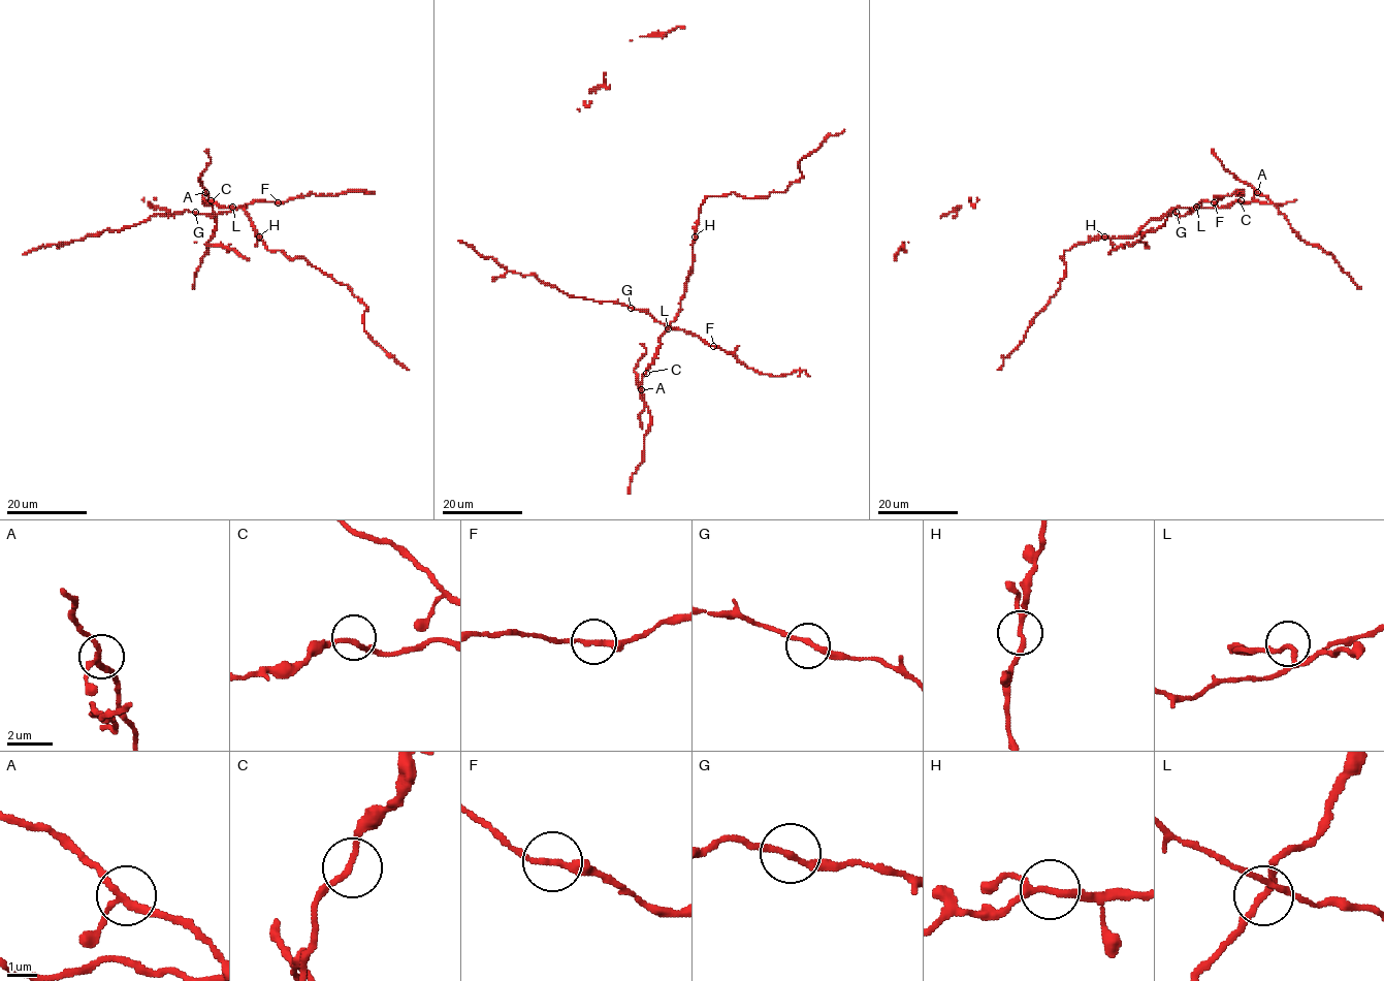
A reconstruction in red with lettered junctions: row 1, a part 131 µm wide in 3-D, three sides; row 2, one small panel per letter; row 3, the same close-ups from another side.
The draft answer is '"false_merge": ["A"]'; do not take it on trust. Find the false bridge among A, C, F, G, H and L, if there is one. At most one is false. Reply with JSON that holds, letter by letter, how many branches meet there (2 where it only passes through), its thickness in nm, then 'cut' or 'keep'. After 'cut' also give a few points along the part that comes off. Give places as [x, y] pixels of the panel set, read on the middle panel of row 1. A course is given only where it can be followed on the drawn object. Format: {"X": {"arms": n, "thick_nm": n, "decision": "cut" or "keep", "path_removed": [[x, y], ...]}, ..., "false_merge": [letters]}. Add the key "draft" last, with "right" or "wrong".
{"A": {"arms": 3, "thick_nm": 200, "decision": "keep"}, "C": {"arms": 2, "thick_nm": 200, "decision": "keep"}, "F": {"arms": 2, "thick_nm": 200, "decision": "keep"}, "G": {"arms": 2, "thick_nm": 200, "decision": "keep"}, "H": {"arms": 3, "thick_nm": 180, "decision": "keep"}, "L": {"arms": 3, "thick_nm": 160, "decision": "keep"}, "false_merge": [], "draft": "wrong"}

